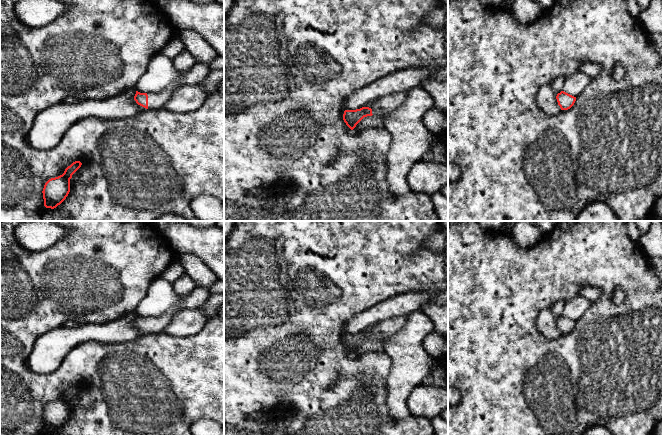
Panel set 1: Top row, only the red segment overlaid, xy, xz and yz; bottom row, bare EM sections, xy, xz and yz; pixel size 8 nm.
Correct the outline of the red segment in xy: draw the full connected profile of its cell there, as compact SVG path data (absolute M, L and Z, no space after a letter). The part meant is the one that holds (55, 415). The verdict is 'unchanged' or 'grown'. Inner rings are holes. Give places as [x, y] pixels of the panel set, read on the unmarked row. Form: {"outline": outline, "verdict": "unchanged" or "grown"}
{"outline": "M75 385L62 399L51 402L45 407L42 417L46 432L54 433L66 423L70 416L70 403L81 389L80 385Z", "verdict": "unchanged"}

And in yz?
{"outline": "M561 315L560 317L557 318L556 320L558 329L560 330L561 334L568 334L570 333L575 325L576 325L576 321Z", "verdict": "unchanged"}

